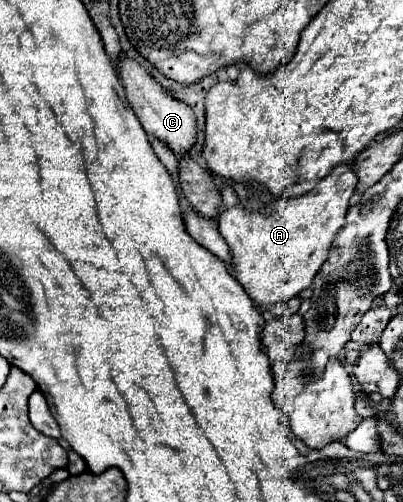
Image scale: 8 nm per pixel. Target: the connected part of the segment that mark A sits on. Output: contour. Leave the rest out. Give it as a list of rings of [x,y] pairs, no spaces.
[[[341,163],[341,165],[333,167],[333,171],[327,177],[323,177],[313,191],[309,191],[305,195],[289,197],[289,199],[279,197],[277,201],[267,203],[261,211],[247,209],[247,205],[239,199],[237,205],[233,205],[221,213],[219,233],[225,237],[225,241],[231,249],[231,255],[233,255],[231,265],[237,271],[235,277],[245,287],[245,291],[249,293],[249,297],[253,301],[257,301],[259,305],[281,303],[281,301],[295,297],[299,291],[303,291],[311,285],[315,273],[327,259],[327,253],[329,253],[335,233],[345,225],[345,213],[349,209],[349,199],[355,191],[355,185],[357,185],[355,169],[351,167],[351,163]]]

